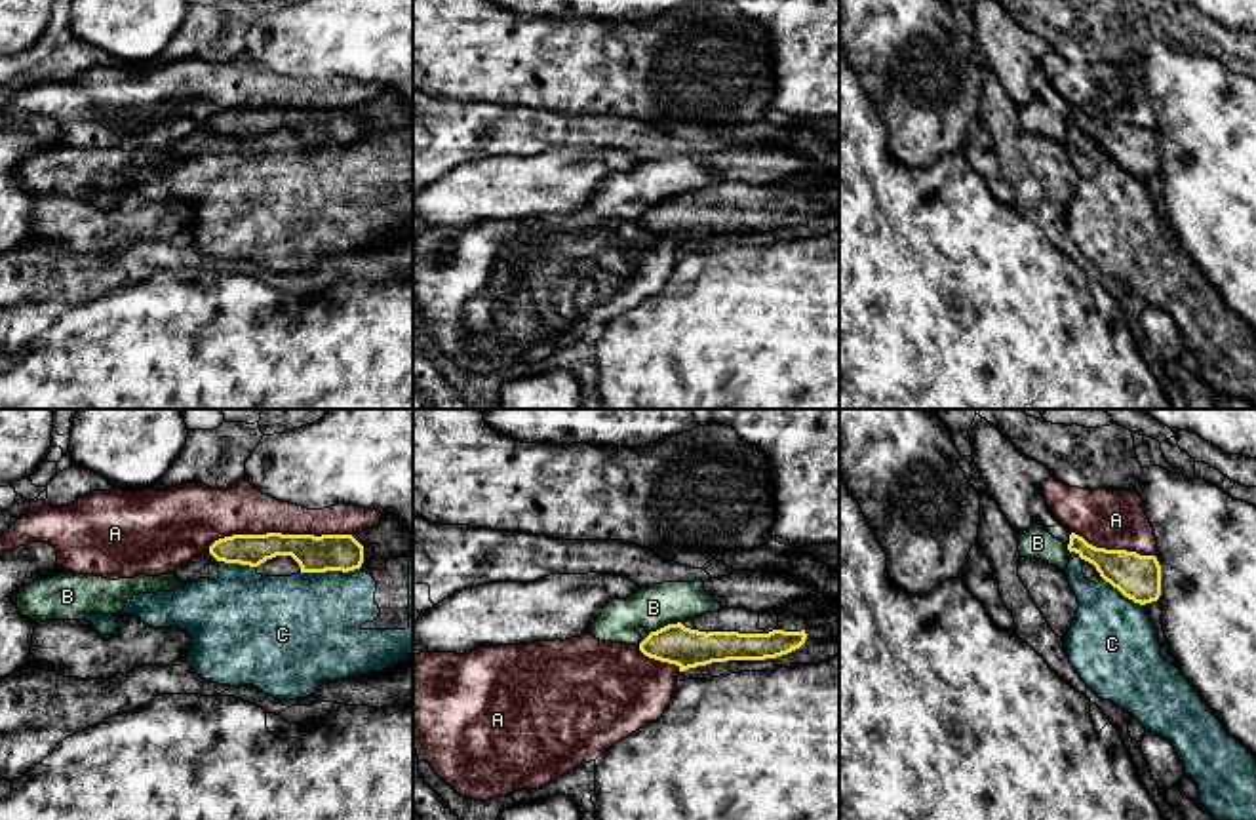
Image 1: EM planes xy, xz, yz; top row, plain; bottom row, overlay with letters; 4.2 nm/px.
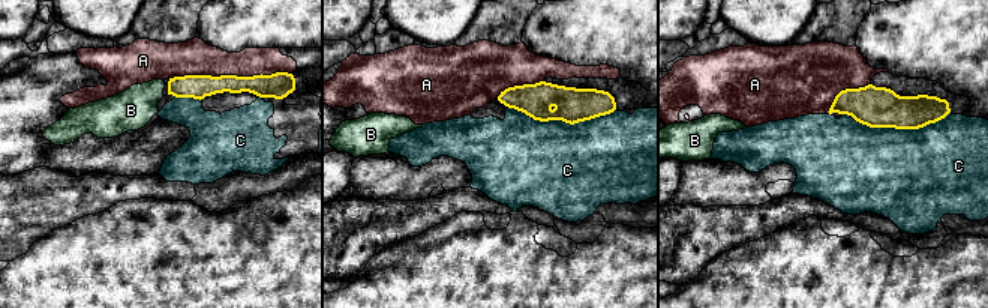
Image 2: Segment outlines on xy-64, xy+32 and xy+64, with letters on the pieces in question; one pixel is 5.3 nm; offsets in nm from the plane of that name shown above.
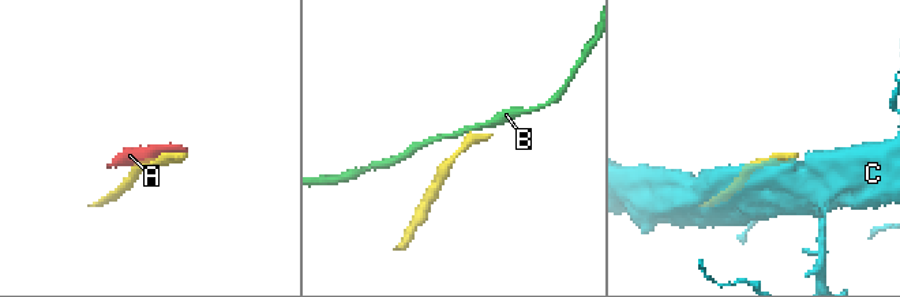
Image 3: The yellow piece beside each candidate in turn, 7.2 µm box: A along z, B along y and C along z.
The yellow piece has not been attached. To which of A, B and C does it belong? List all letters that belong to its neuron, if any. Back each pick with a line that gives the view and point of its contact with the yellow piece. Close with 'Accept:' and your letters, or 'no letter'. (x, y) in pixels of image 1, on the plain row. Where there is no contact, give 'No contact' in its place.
Accept: no letter

